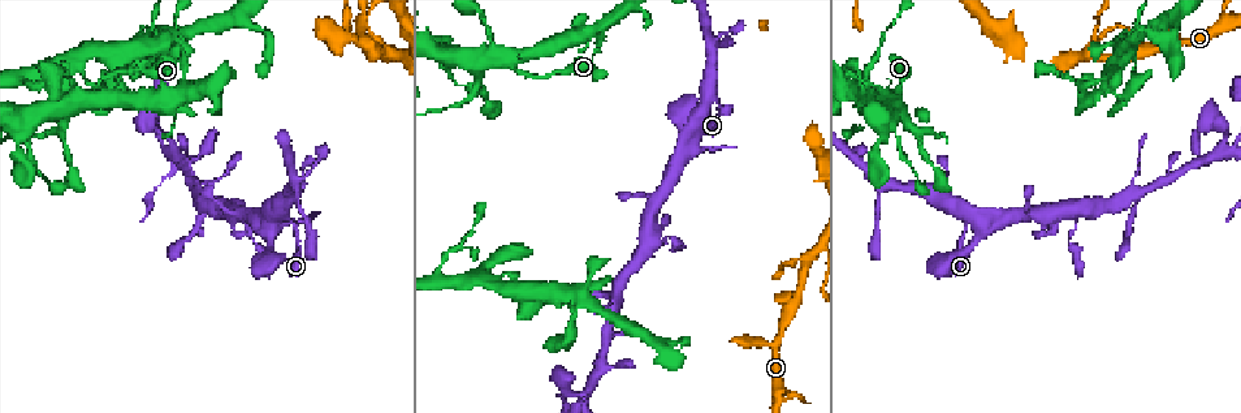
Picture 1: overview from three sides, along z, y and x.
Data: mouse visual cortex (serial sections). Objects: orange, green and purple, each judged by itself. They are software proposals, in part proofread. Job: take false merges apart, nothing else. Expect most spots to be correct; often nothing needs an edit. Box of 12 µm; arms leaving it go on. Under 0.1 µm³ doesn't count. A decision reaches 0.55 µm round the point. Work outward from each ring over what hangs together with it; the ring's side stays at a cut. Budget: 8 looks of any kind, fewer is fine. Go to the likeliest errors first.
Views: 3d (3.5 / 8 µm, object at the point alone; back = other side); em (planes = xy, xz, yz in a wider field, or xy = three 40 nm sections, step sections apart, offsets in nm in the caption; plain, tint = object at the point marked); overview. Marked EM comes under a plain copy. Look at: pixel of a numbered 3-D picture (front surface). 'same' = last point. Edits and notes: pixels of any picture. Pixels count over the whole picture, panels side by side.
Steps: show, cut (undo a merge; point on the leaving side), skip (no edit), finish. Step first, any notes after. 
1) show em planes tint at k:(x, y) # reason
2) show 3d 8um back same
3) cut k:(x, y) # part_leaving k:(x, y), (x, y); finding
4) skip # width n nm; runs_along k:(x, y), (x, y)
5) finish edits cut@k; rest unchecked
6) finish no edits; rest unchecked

show 3d 3.5um at 1:(94, 95)

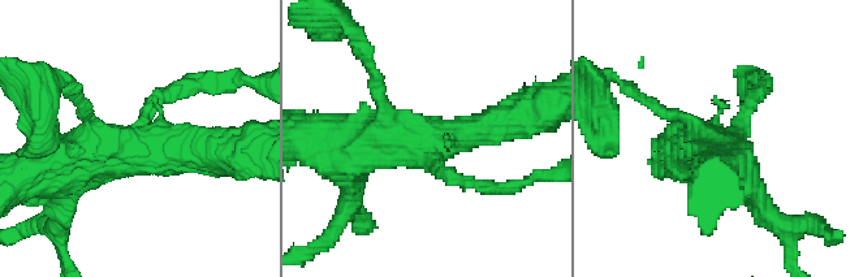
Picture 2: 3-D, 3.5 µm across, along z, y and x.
show em xy step 5 tint at 2:(141, 146) # shape alone is not enough

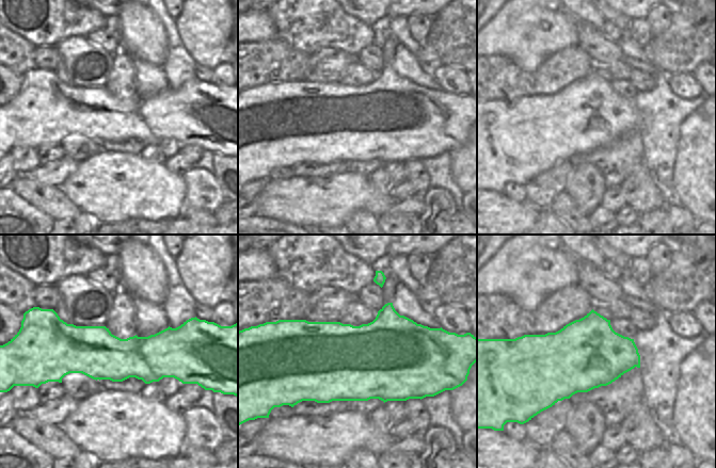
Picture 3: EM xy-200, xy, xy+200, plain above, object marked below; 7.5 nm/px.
skip # runs_along 3:(52, 354), (185, 354); one cell here

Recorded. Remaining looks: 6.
show 3d 3.5um at 1:(711, 49) # branch point

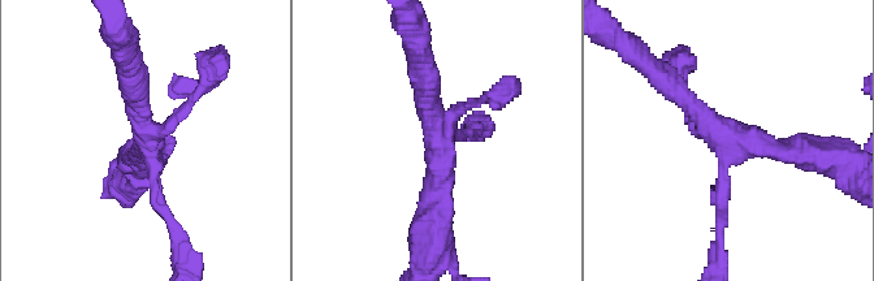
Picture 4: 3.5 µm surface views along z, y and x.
show em xy step 5 tint at 4:(147, 145)

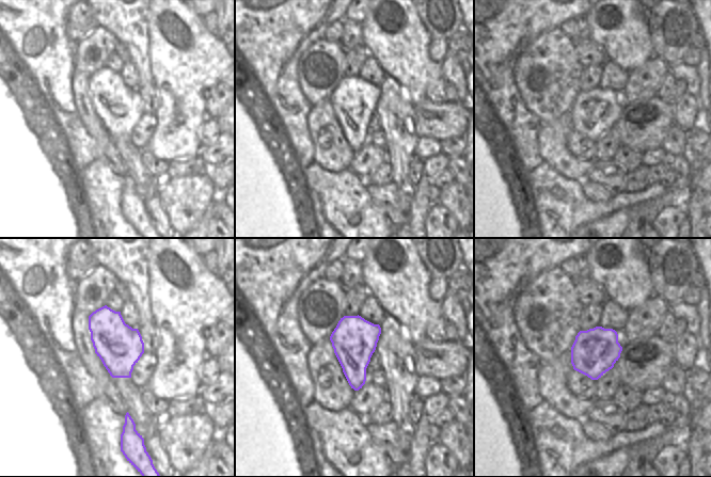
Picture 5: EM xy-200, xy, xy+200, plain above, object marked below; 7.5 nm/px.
skip # width 340 nm; runs_along 4:(813, 151), (730, 143), (669, 83); one cell here

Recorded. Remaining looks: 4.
show 3d 3.5um at 1:(48, 132) # calibre changes

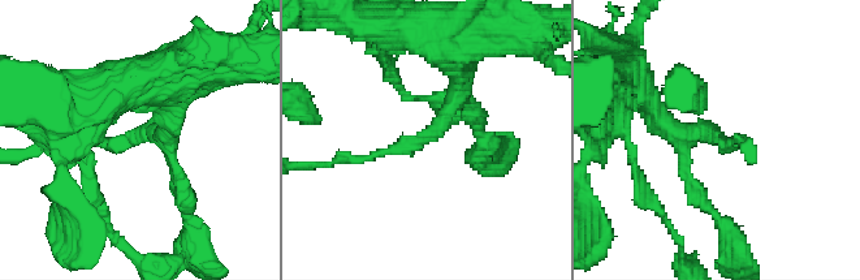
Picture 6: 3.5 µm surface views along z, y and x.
show em xy step 2 tint at 6:(426, 137) # arm_widths 150, 250 nm

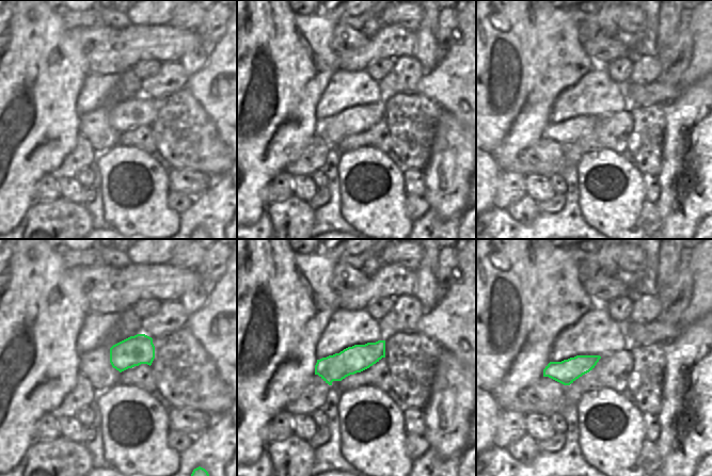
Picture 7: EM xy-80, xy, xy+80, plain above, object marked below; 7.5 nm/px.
skip # runs_along 6:(459, 73), (432, 133), (344, 159); all the same cell

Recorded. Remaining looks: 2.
finish no edits; rest unchecked

